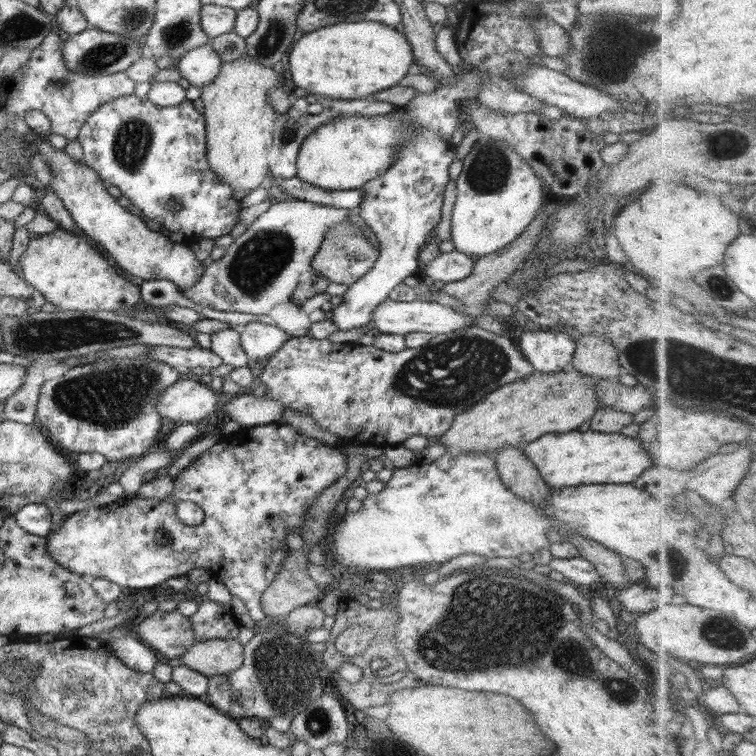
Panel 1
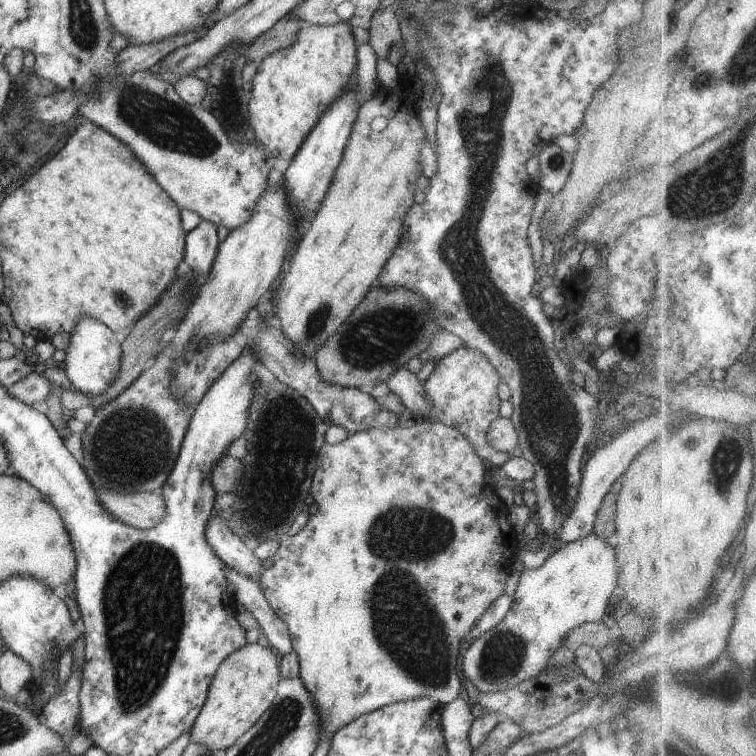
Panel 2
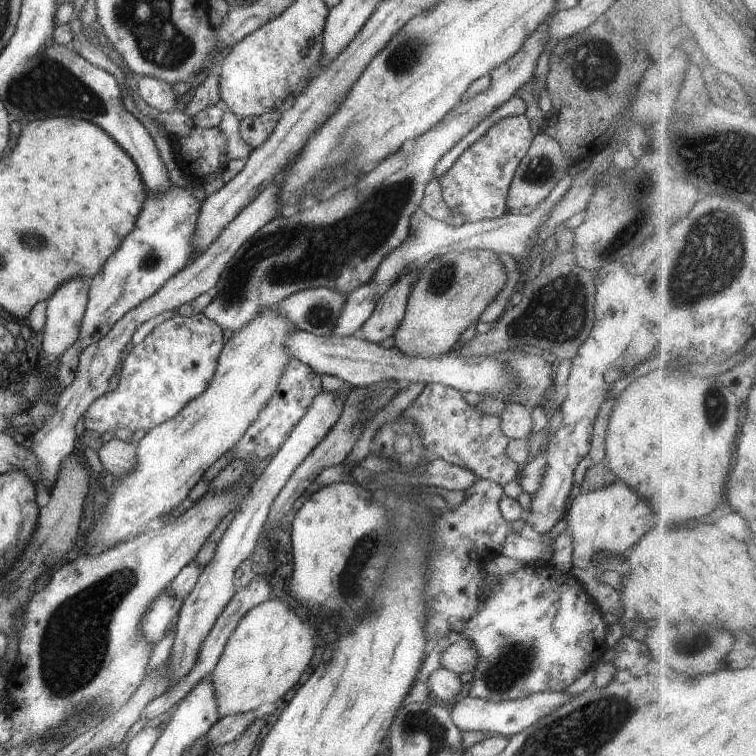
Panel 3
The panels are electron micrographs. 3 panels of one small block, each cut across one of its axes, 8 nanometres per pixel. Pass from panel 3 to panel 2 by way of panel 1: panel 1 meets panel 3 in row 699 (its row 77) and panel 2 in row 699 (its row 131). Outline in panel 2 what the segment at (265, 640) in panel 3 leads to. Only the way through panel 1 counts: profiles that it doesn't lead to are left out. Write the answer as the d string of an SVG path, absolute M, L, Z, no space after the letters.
M247 643L226 657L210 681L208 696L190 730L190 743L200 744L211 751L228 750L258 722L270 708L281 678L280 657L272 653L271 648Z

